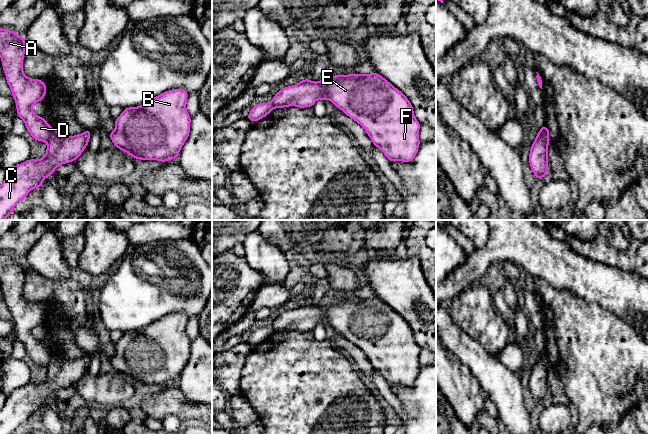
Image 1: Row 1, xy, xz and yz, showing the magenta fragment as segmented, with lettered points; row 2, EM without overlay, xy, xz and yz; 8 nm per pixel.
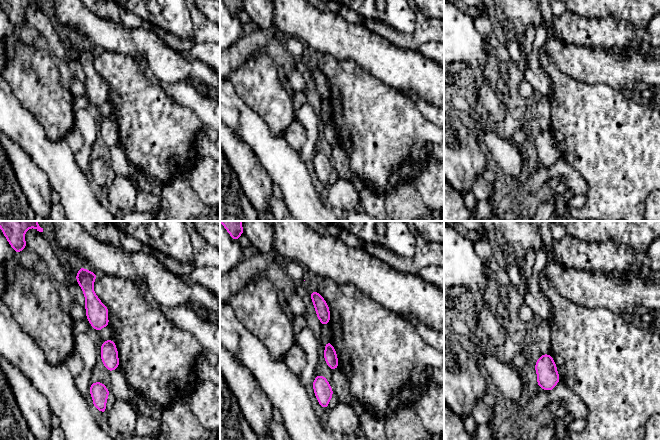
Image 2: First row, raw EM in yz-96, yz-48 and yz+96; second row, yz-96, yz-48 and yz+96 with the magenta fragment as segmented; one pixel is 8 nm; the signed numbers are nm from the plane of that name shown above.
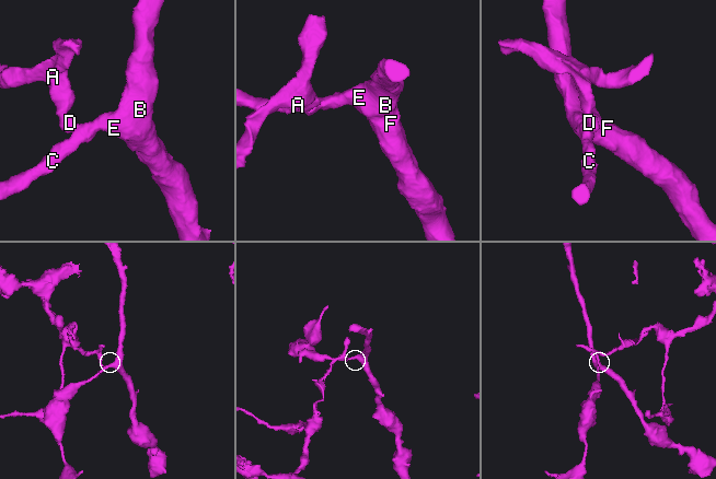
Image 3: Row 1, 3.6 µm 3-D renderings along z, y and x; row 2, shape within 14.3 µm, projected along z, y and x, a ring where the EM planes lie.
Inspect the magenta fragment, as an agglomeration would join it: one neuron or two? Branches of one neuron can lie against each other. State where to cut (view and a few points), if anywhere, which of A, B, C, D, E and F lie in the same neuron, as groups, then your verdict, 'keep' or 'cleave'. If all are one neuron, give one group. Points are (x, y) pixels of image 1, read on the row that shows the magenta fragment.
xy (53, 129), (46, 141) | A D / B C E F | cleave

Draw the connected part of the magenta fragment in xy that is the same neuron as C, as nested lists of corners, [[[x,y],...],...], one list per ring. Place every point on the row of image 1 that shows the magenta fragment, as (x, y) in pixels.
[[[53,129],[47,141],[45,155],[38,160],[29,159],[13,167],[0,185],[0,220],[8,218],[15,205],[29,192],[43,185],[43,180],[65,163],[74,162],[88,146],[91,130],[67,136]]]

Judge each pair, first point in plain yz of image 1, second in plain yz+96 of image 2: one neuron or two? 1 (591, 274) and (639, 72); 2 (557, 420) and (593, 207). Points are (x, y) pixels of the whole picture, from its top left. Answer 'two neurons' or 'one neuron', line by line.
1: one neuron
2: two neurons

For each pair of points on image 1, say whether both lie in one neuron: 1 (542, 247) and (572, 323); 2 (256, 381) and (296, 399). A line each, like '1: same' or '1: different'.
1: different
2: same

